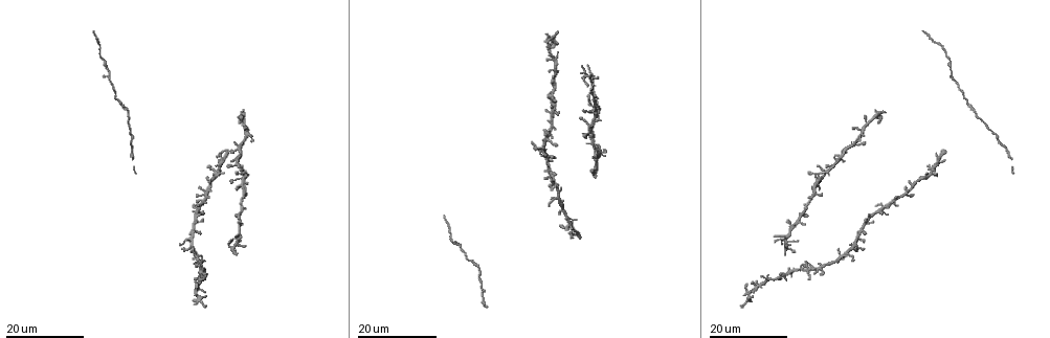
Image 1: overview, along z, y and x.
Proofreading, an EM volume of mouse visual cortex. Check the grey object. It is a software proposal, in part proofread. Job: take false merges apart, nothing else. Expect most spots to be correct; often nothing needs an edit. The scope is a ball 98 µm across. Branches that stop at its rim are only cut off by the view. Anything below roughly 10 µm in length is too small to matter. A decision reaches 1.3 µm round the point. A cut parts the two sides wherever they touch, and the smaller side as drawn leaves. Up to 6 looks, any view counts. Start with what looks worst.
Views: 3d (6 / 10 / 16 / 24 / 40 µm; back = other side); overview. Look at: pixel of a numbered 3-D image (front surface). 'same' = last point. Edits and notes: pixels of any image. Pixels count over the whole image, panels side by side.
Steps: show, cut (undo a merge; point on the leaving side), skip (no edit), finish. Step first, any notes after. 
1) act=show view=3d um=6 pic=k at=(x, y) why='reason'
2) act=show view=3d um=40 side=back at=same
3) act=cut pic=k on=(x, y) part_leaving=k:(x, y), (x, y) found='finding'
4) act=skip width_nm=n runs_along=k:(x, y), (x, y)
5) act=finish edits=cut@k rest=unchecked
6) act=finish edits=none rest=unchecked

act=show view=3d um=24 pic=1 at=(558, 73)

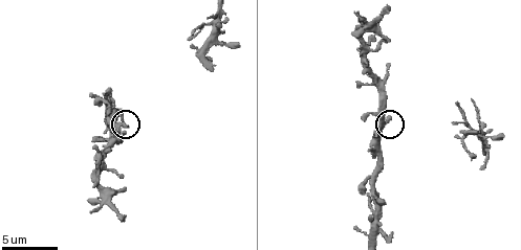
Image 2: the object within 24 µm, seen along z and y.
act=show view=3d um=6 pic=2 at=(124, 125)

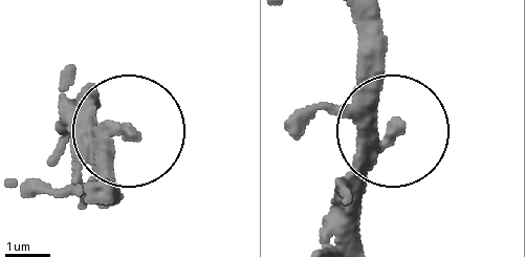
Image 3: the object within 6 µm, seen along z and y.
act=skip width_nm=330 found='continuous, no second neuron'

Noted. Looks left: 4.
act=show view=3d um=16 pic=1 at=(217, 168) why='looks like a crossing'

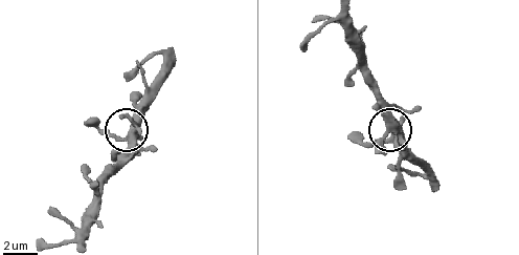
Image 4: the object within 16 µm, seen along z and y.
act=show view=3d um=6 pic=4 at=(131, 133)

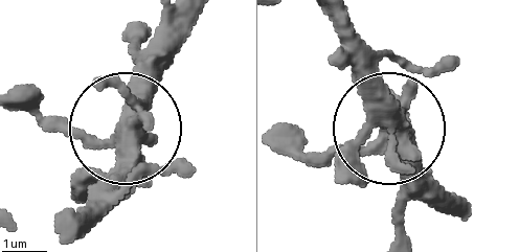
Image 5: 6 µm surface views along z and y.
act=show view=3d um=6 side=back pic=5 at=(124, 132)

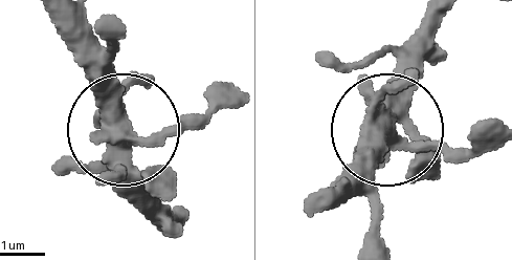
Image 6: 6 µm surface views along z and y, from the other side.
act=skip found='one neuron here'

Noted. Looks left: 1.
act=finish edits=none rest=unchecked

